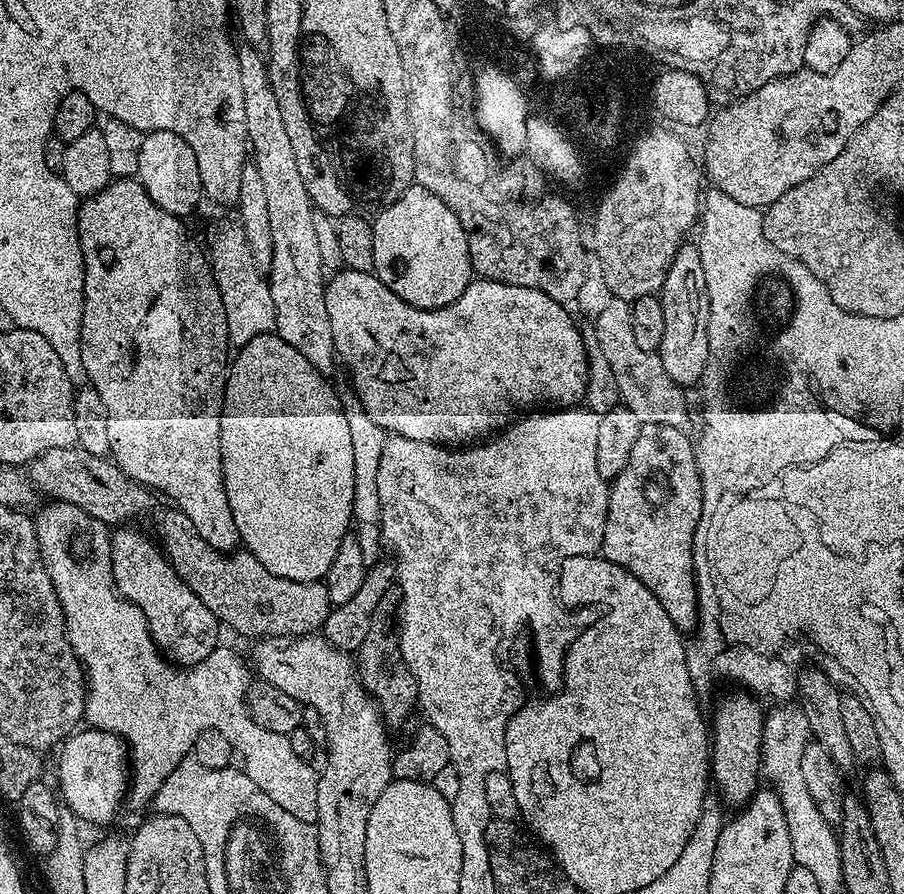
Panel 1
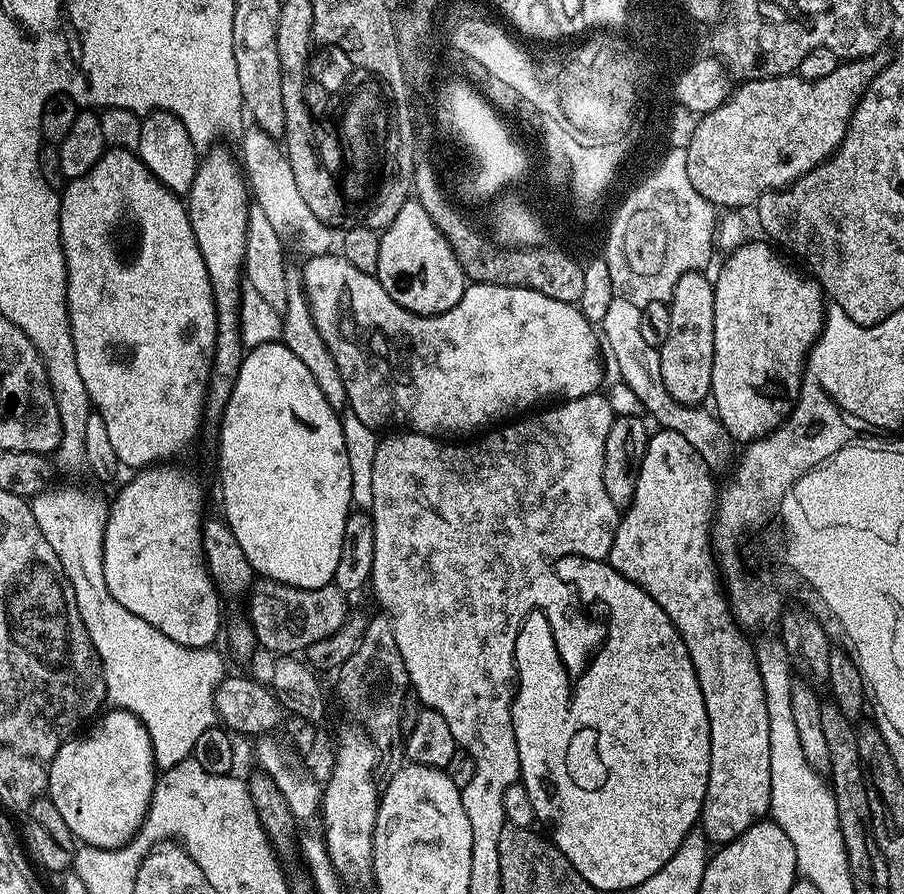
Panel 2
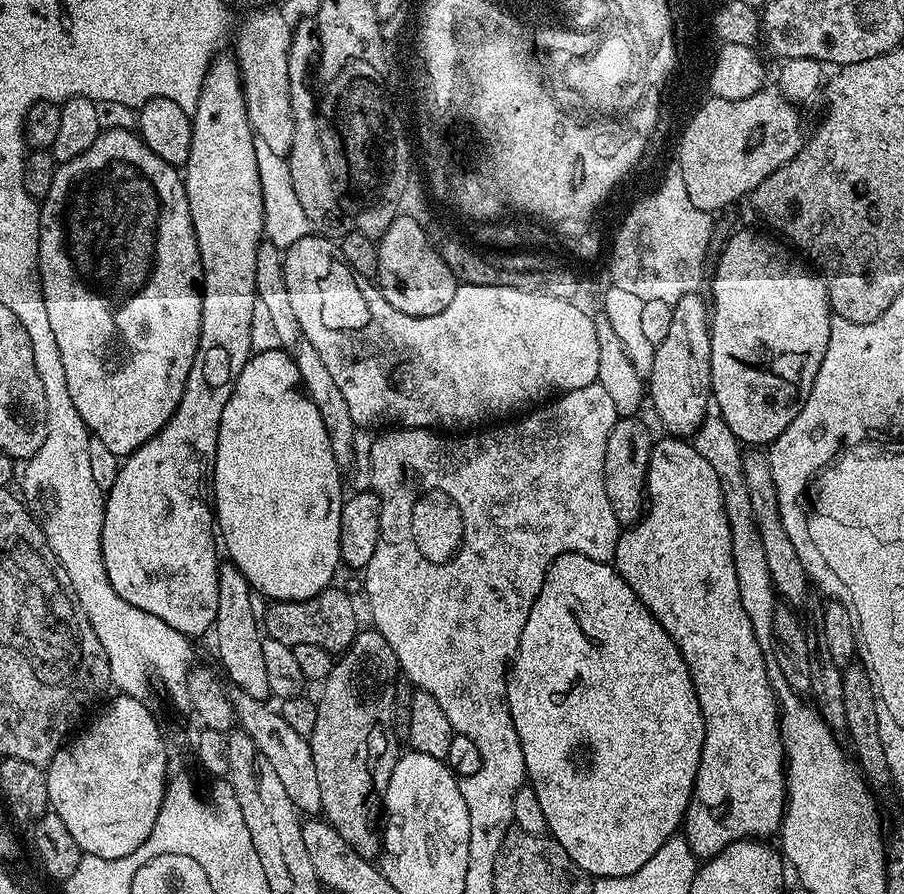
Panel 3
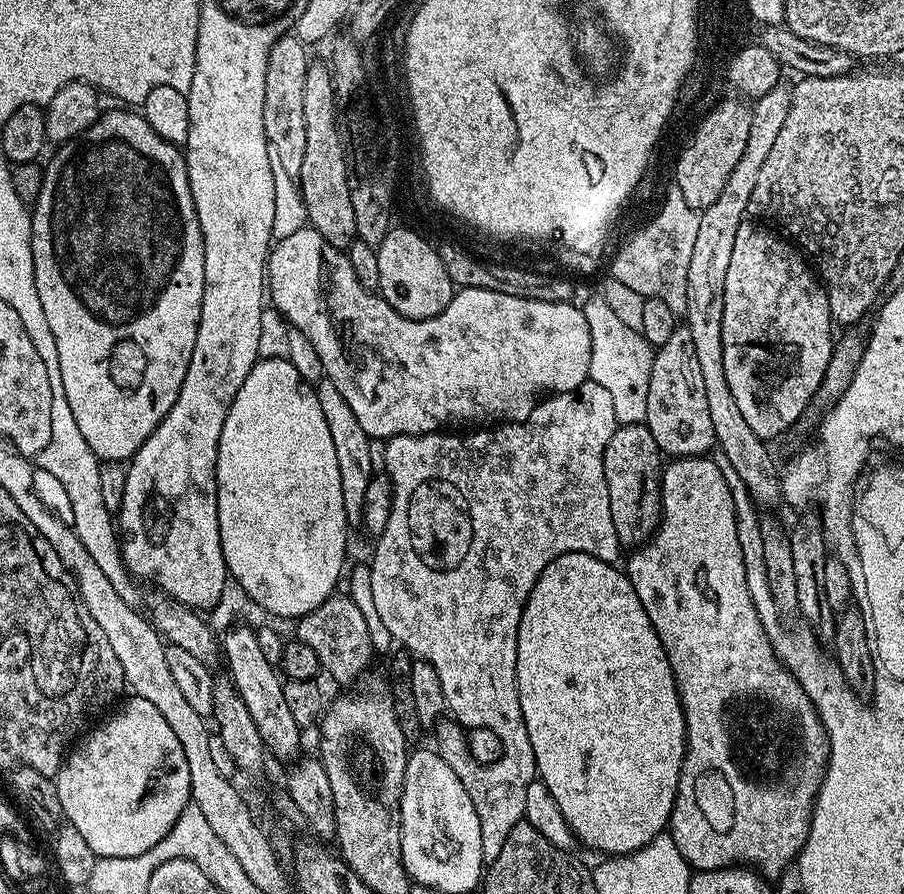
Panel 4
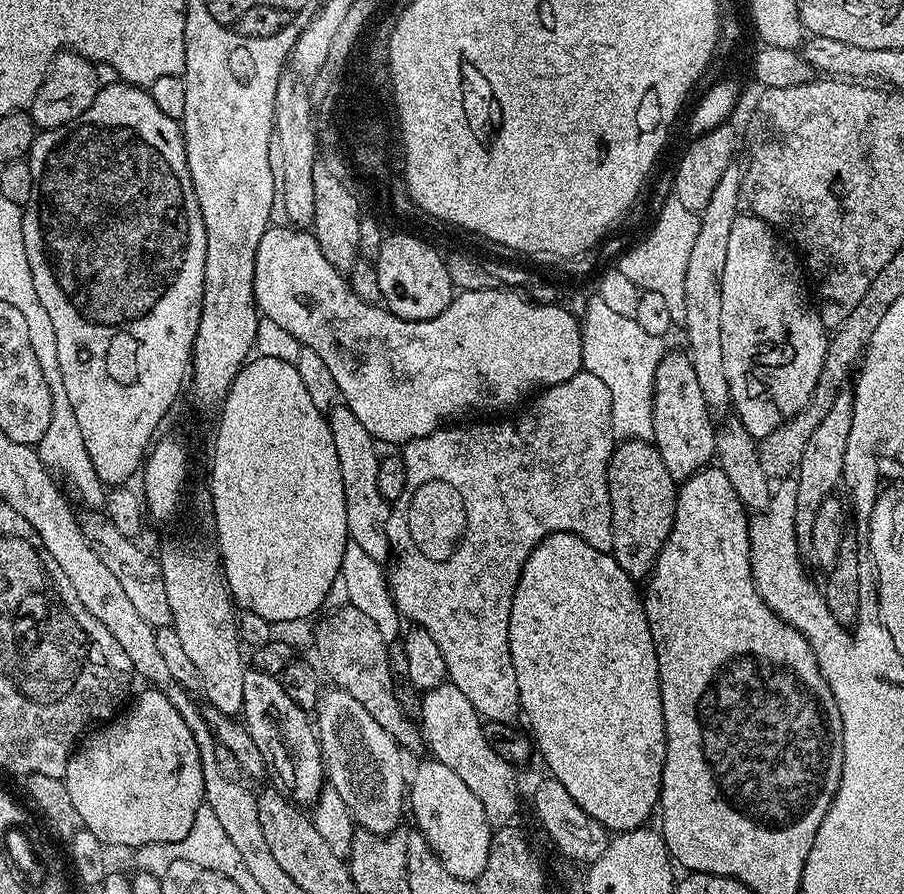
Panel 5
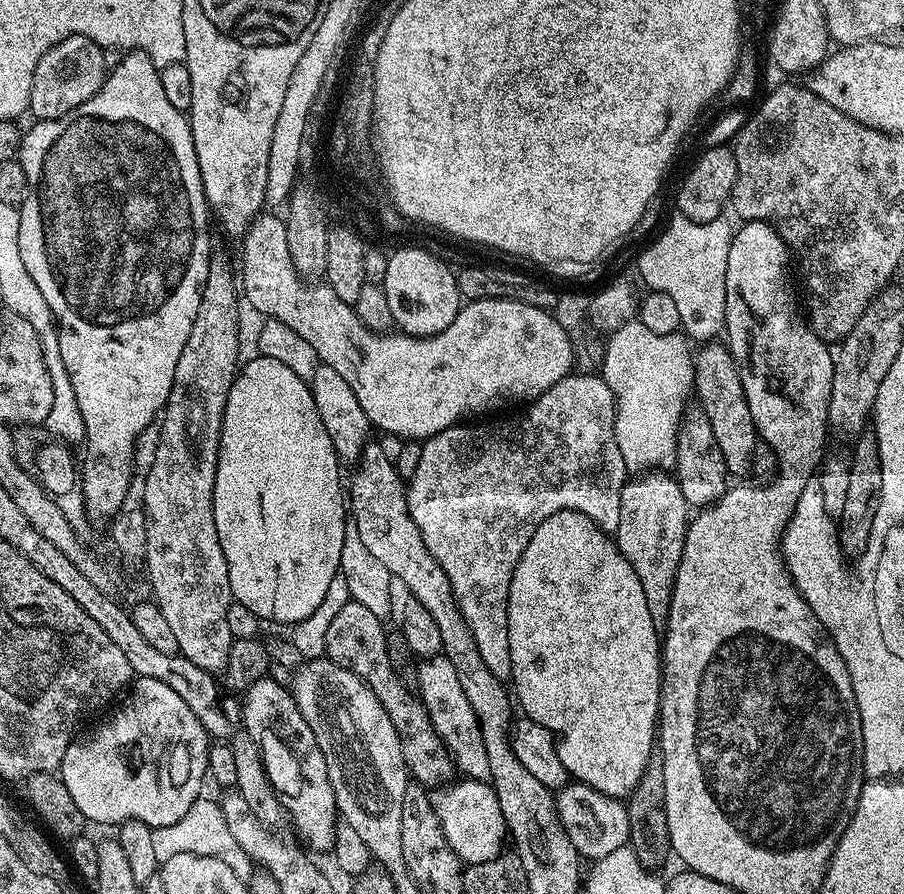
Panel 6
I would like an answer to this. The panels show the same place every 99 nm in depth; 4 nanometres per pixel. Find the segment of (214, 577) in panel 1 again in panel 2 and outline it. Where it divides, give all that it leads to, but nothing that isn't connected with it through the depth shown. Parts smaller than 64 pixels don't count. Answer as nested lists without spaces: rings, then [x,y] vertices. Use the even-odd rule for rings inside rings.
[[[273,583],[260,597],[249,595],[246,619],[256,634],[257,645],[273,654],[300,654],[314,642],[330,638],[348,623],[349,597],[334,583],[321,588],[292,588],[288,584]]]

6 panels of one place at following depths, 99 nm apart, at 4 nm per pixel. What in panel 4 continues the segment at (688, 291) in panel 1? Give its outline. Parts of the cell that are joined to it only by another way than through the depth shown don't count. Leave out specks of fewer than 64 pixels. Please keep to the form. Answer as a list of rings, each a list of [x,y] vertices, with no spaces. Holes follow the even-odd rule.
[[[686,326],[676,327],[670,338],[655,349],[644,423],[665,457],[702,456],[713,451],[716,435],[710,423],[710,406],[706,406],[702,370],[698,370],[698,358],[694,355],[694,338],[690,338]]]

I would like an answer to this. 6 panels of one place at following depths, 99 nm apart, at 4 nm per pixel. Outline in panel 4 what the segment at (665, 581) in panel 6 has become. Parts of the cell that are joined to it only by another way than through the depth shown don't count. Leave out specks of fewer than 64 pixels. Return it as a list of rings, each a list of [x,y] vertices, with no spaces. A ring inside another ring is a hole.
[[[621,424],[616,427],[610,442],[606,442],[604,473],[606,490],[610,490],[610,514],[614,518],[614,530],[625,549],[635,550],[641,544],[647,544],[656,533],[656,527],[660,525],[661,471],[662,453],[658,442],[654,442],[654,434],[650,434],[647,424]]]

